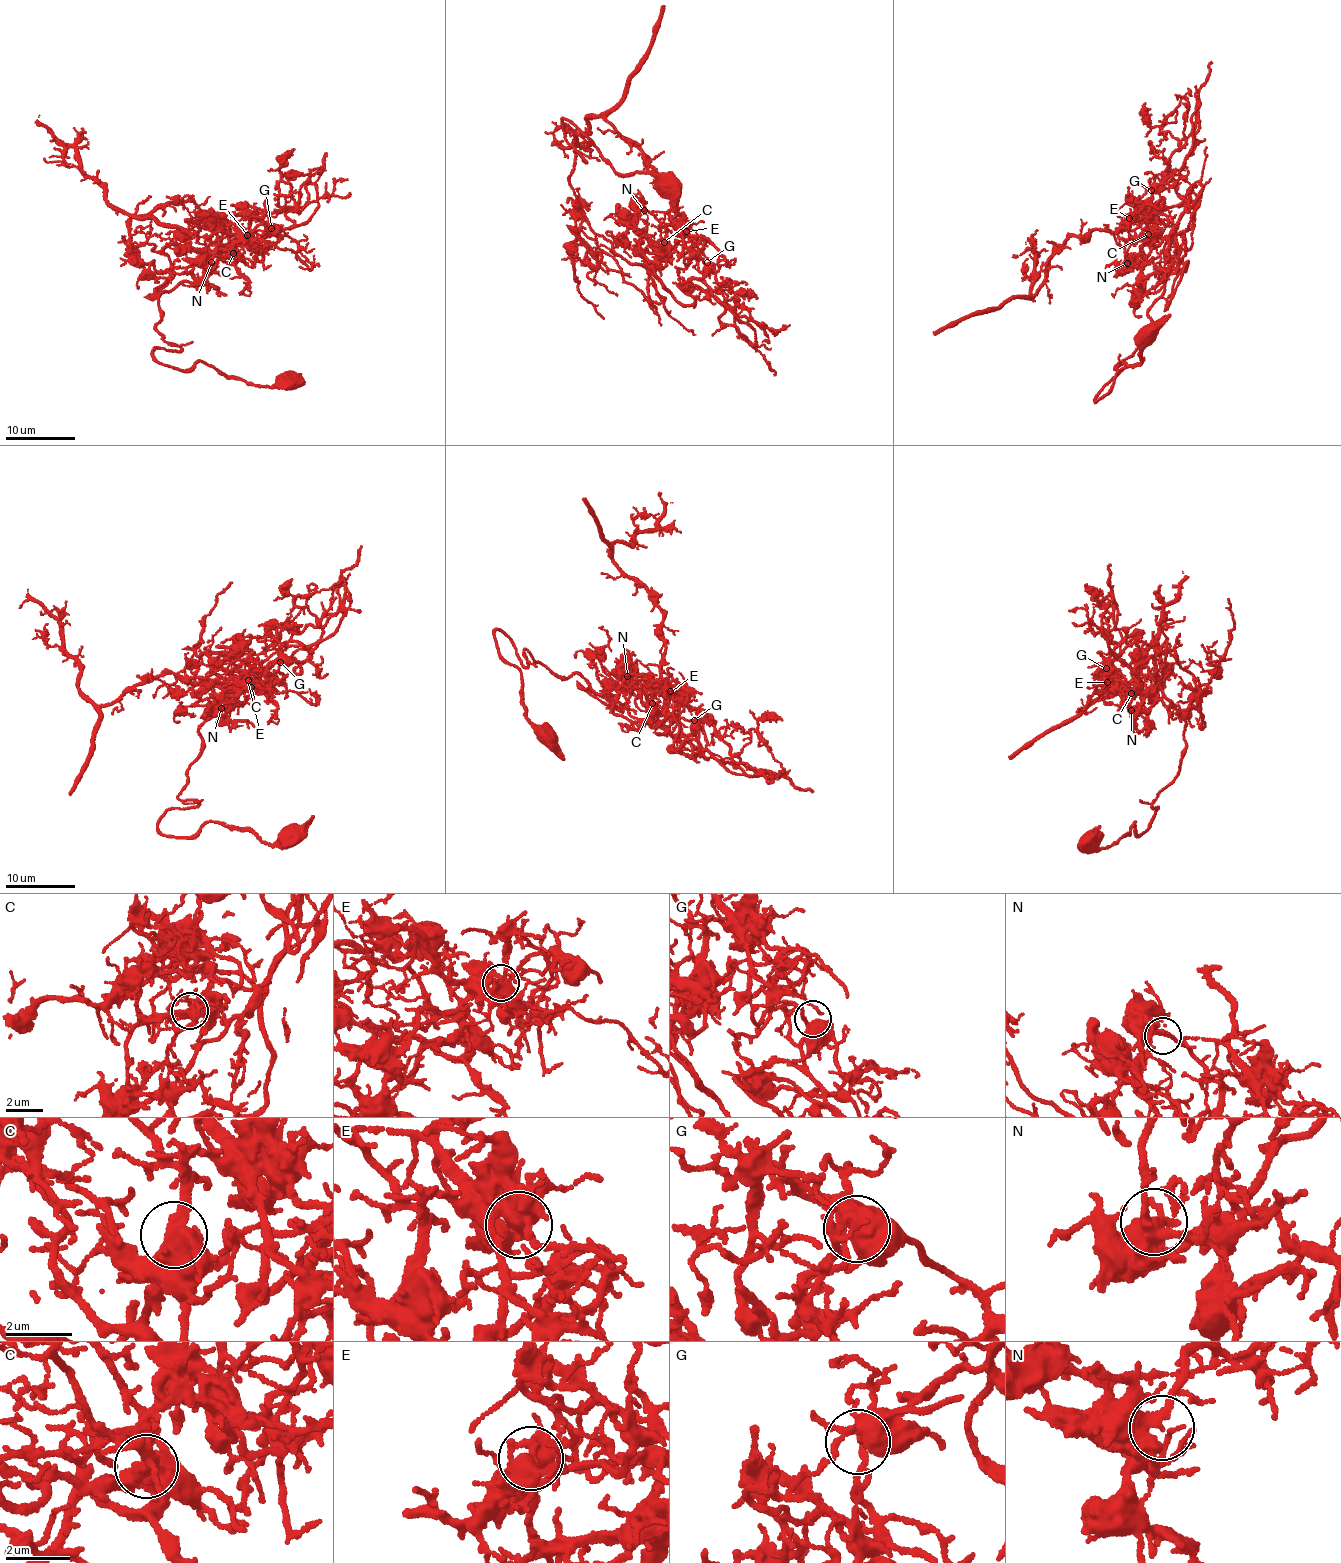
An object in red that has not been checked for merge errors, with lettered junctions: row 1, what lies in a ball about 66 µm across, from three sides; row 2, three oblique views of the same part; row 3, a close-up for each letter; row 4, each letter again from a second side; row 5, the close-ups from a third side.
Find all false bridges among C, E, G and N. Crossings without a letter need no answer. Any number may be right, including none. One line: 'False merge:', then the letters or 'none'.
False merge: C, E

